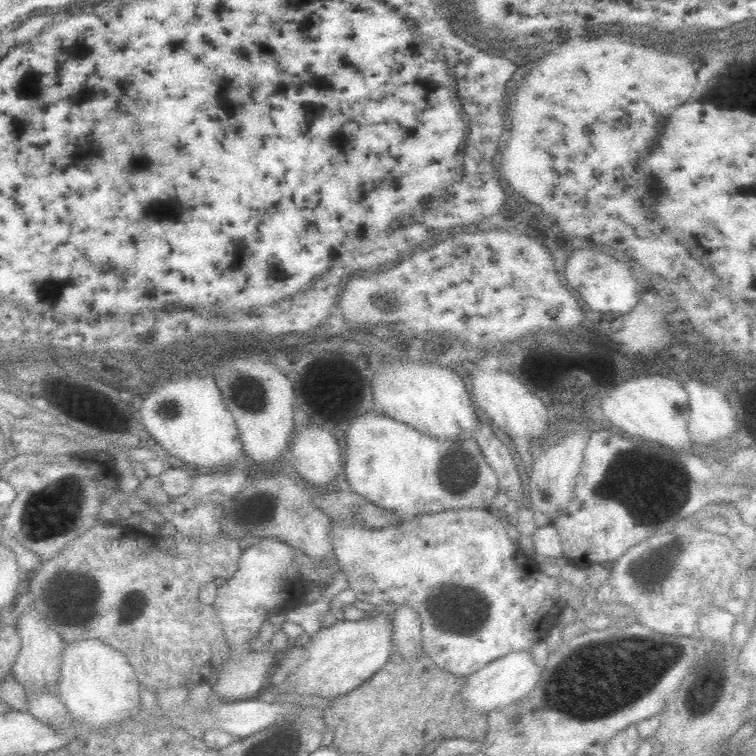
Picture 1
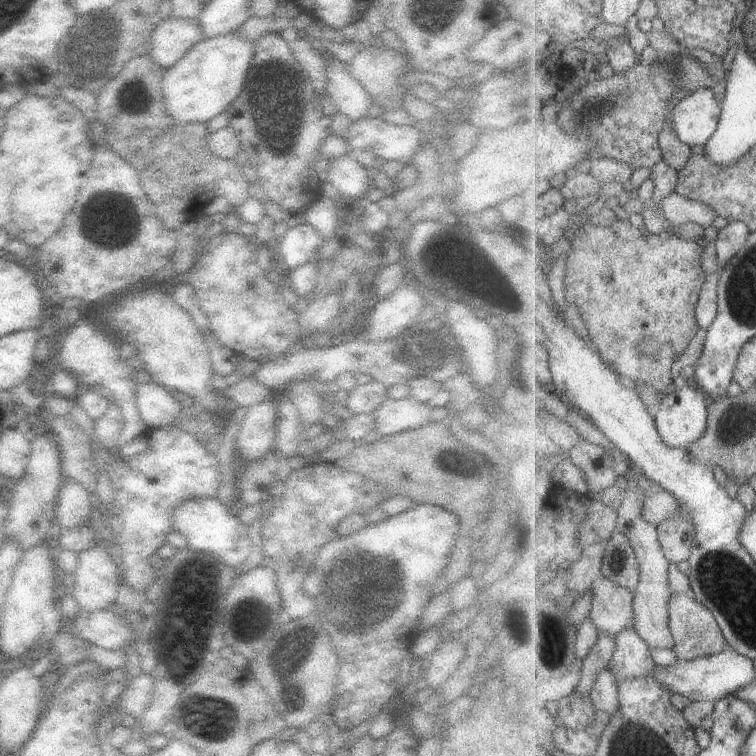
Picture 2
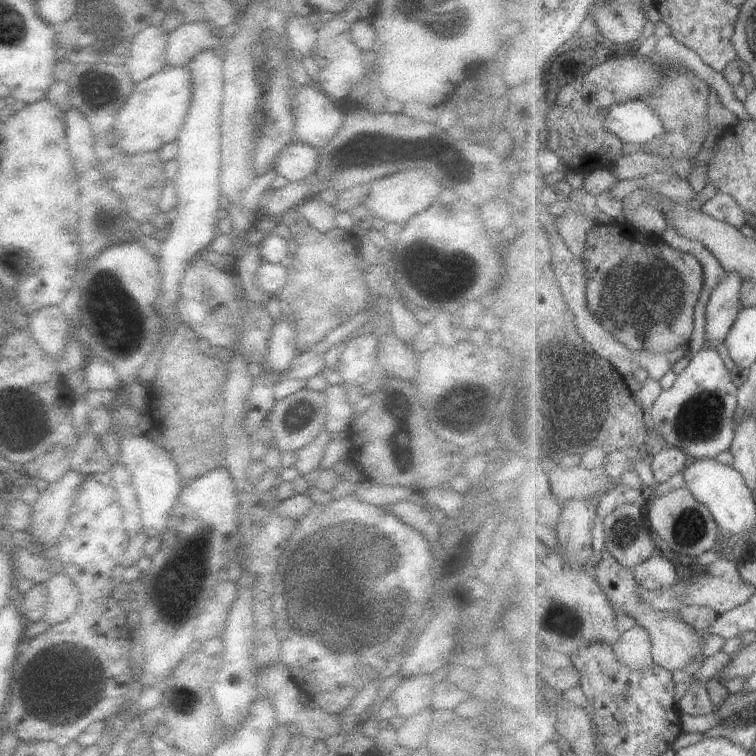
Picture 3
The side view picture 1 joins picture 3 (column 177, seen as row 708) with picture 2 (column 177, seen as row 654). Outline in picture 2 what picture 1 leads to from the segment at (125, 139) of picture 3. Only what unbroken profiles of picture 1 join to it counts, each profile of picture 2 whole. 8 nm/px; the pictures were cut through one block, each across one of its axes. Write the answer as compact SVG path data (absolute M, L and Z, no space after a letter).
M236 33L214 40L202 40L176 66L164 75L164 104L172 120L180 124L210 122L236 100L246 84L250 60L254 58L254 44Z

